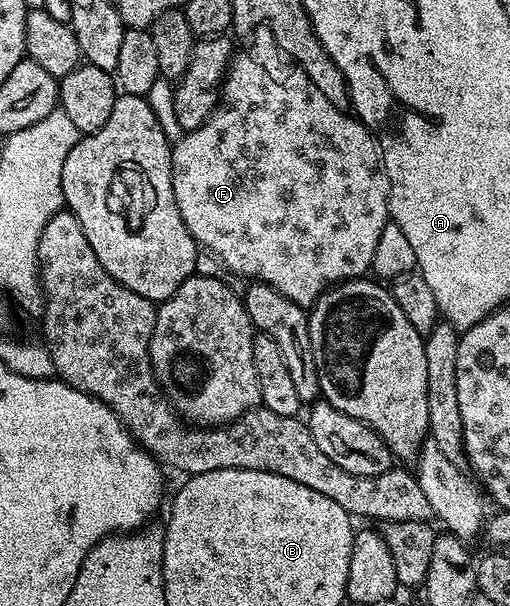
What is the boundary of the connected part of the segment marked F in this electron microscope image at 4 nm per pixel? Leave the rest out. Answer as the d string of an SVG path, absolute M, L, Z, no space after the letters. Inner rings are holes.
M260 26L254 28L248 40L249 45L247 45L242 52L241 49L234 51L233 60L229 63L229 68L225 72L225 81L221 84L221 98L217 102L217 109L207 118L207 122L203 122L203 126L199 126L199 130L191 130L190 132L184 133L184 136L172 145L173 165L171 166L171 178L173 179L175 206L179 206L179 218L183 218L187 230L193 235L194 242L204 249L208 255L218 258L225 269L234 272L235 275L244 277L246 281L259 284L270 284L275 290L279 290L279 294L291 298L291 302L295 302L301 308L308 309L324 294L324 292L329 291L334 284L339 284L343 280L356 280L364 277L366 273L372 269L373 259L375 258L375 246L379 246L379 234L383 234L385 225L390 223L389 179L385 176L385 169L381 163L381 147L377 145L376 135L374 135L370 129L366 128L356 116L346 111L346 109L331 106L331 102L327 102L327 97L320 92L319 86L315 86L315 82L311 82L311 78L307 78L307 74L304 70L282 52L280 46L275 42L275 38L271 34L269 28L262 28Z

